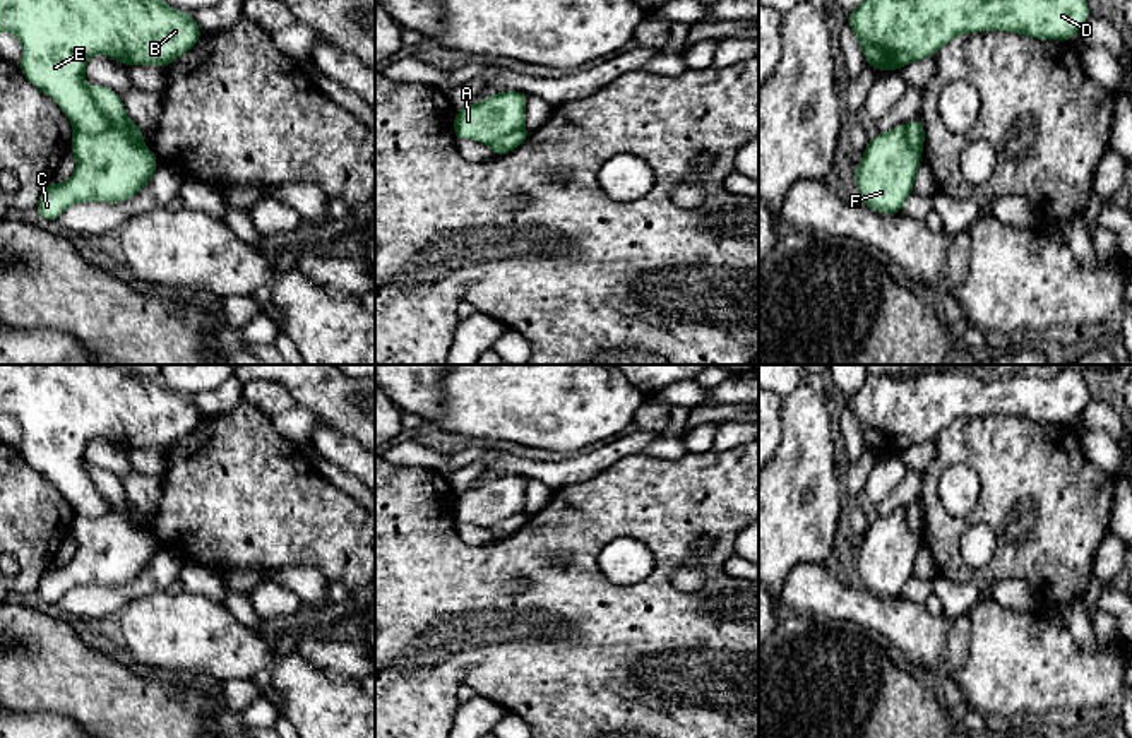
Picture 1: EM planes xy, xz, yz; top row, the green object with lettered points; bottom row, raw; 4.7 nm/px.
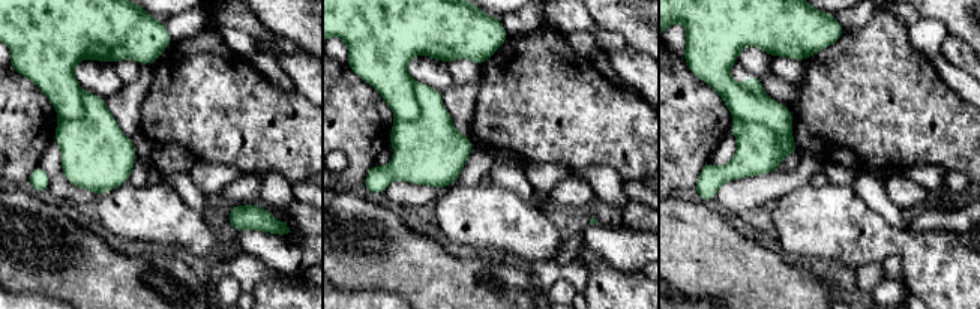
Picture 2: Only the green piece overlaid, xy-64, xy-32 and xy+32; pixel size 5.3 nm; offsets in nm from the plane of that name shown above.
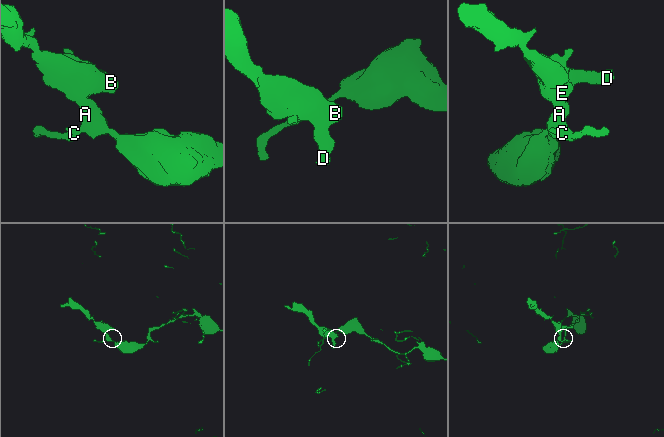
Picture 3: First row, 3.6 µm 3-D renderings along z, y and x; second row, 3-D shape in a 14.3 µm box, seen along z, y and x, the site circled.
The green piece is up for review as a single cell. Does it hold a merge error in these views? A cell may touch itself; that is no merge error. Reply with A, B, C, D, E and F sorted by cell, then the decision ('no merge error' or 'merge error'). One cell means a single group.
groups A C F / B D E; merge error

